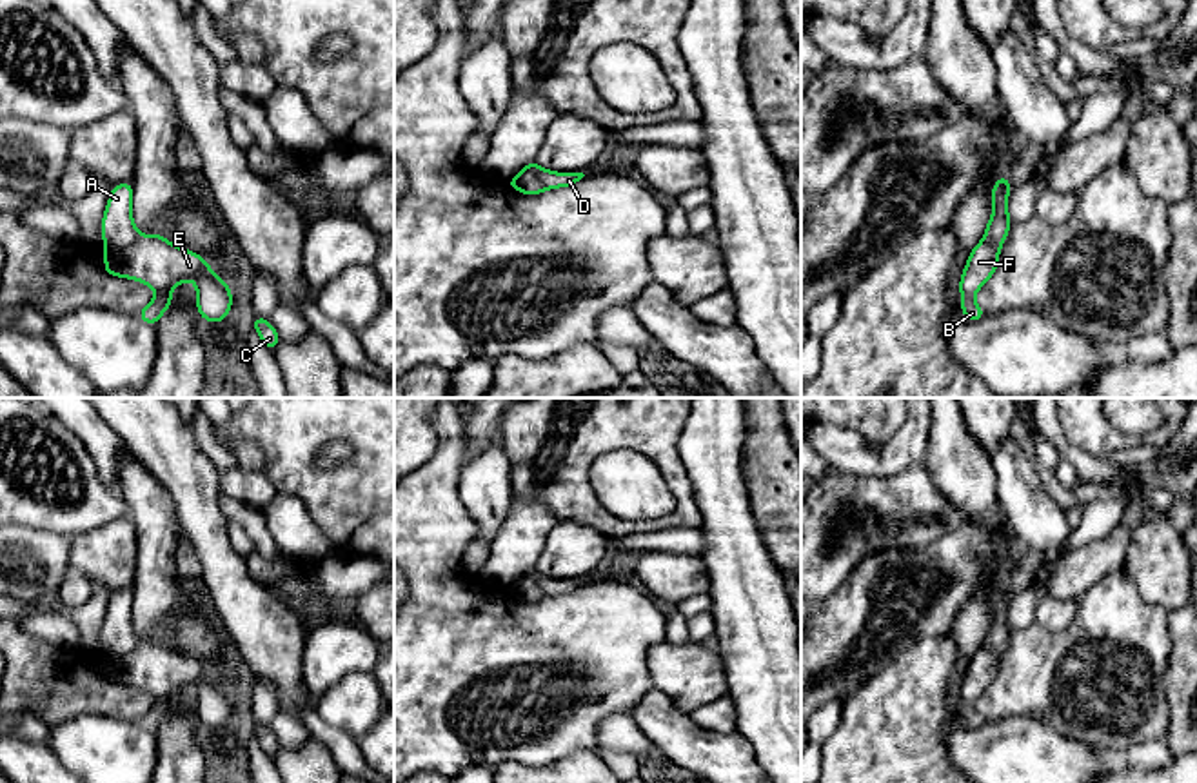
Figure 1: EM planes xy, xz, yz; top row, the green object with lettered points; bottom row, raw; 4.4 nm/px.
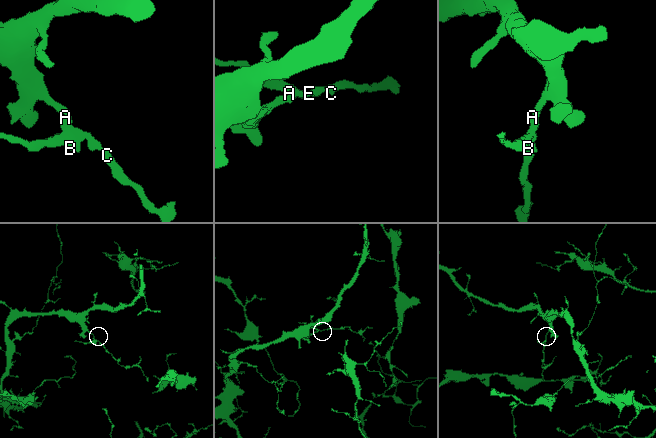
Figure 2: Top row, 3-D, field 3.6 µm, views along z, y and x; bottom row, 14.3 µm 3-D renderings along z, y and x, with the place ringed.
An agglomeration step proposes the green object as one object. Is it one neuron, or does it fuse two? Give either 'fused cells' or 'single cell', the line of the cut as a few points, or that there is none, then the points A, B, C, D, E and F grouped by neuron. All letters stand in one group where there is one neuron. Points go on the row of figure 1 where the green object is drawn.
fused cells | xy (138, 235), (124, 247), (106, 249) | A / B C D E F

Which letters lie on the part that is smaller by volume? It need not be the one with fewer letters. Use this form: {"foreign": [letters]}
{"foreign": ["B", "C", "D", "E", "F"]}

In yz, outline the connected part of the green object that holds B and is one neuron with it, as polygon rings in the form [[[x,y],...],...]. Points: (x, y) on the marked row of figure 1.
[[[984,240],[970,251],[963,276],[959,280],[965,320],[975,322],[986,316],[986,312],[975,303],[974,296],[995,273],[997,260],[999,251]]]

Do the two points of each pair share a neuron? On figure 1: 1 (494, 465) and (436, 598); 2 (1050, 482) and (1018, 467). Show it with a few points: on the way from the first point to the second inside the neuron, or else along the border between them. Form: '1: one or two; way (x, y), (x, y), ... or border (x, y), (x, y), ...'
1: two; border (460, 475), (458, 496), (476, 525), (476, 538)
2: two; border (1038, 465), (1038, 476), (1045, 491), (1063, 511)

